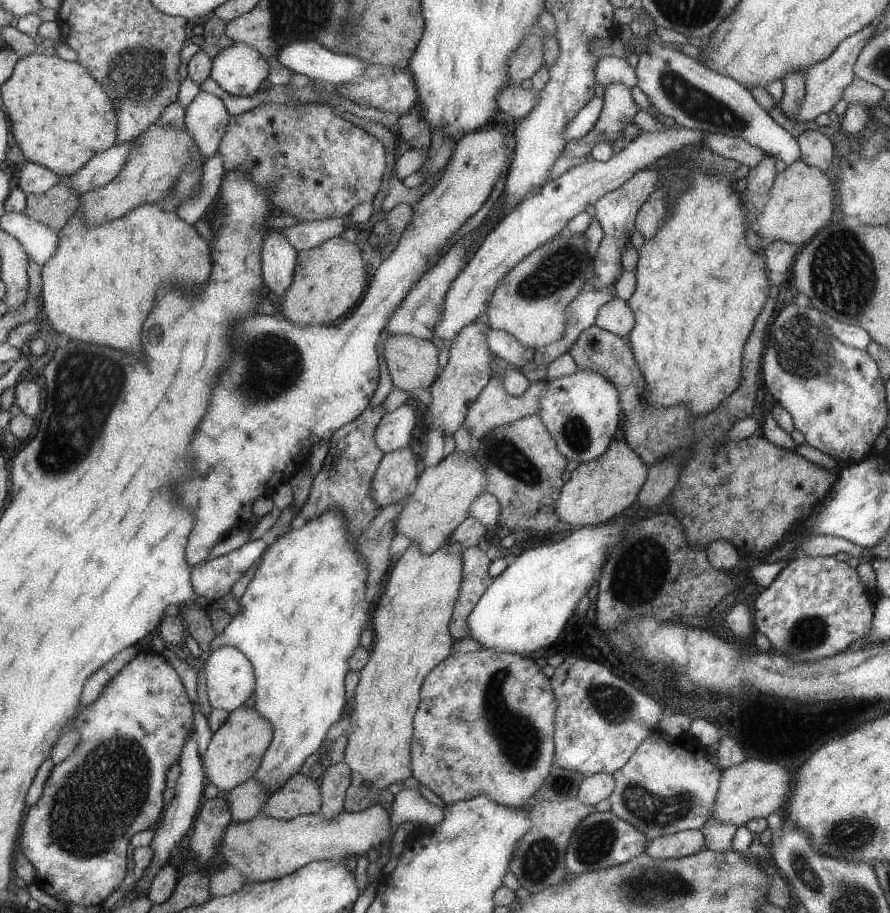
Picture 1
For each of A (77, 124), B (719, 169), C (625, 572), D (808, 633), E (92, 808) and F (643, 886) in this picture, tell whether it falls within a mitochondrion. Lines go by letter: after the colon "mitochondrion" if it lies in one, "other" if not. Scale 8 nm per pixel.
A: other
B: other
C: mitochondrion
D: mitochondrion
E: mitochondrion
F: mitochondrion

